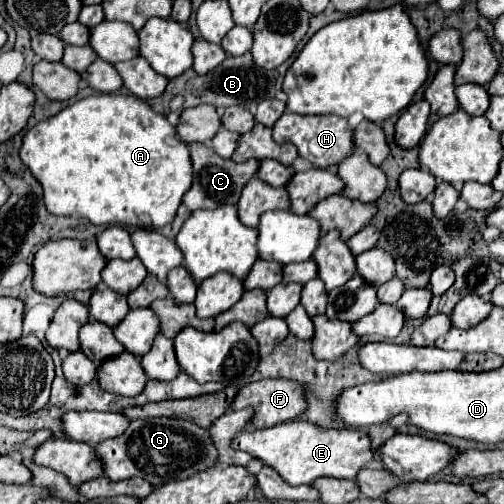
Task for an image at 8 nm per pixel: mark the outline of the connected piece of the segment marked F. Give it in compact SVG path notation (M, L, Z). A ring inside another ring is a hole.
M263 379L257 383L247 383L241 387L241 391L237 393L237 399L233 401L231 409L243 409L243 407L253 407L255 415L251 419L251 423L261 429L261 427L273 427L291 419L297 419L305 413L307 409L307 387L301 385L299 381L291 381L291 379Z

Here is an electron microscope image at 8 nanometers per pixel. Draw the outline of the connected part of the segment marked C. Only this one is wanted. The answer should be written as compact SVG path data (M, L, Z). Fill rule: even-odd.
M191 143L191 161L193 161L193 185L185 193L183 205L187 209L217 209L223 205L235 205L239 201L243 185L257 173L259 161L249 159L243 163L235 163L231 159L221 159L209 145L205 143Z

